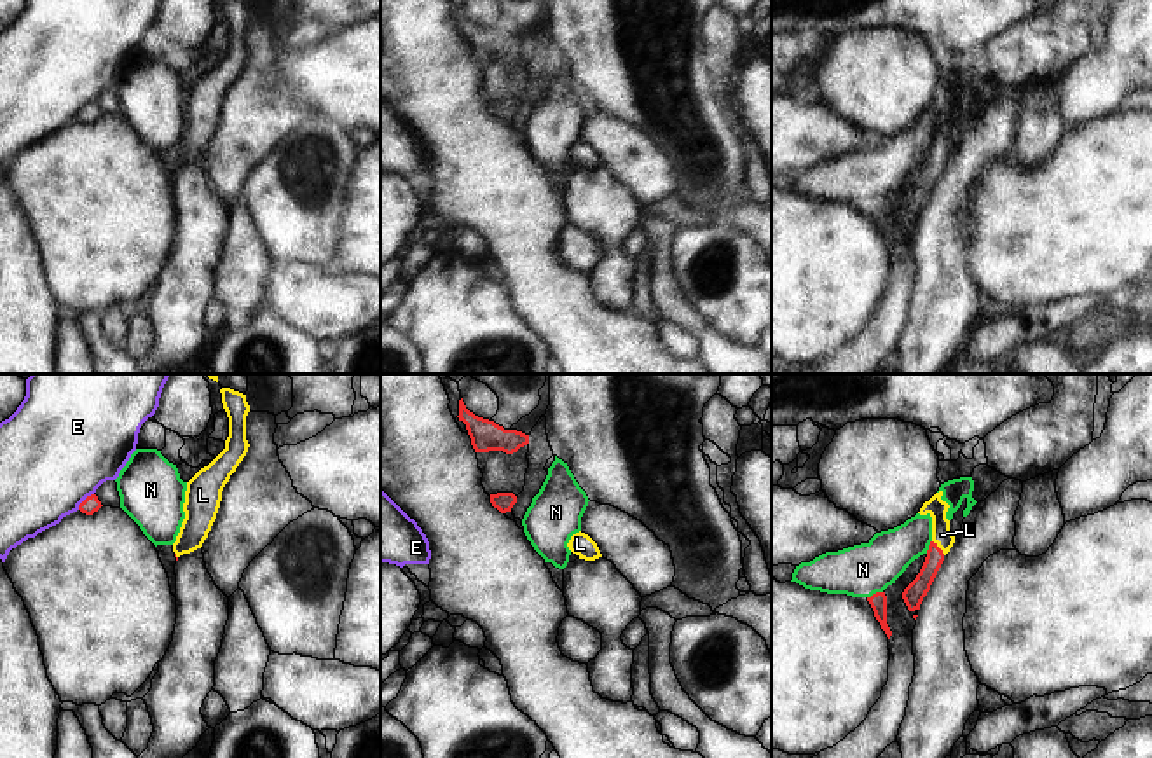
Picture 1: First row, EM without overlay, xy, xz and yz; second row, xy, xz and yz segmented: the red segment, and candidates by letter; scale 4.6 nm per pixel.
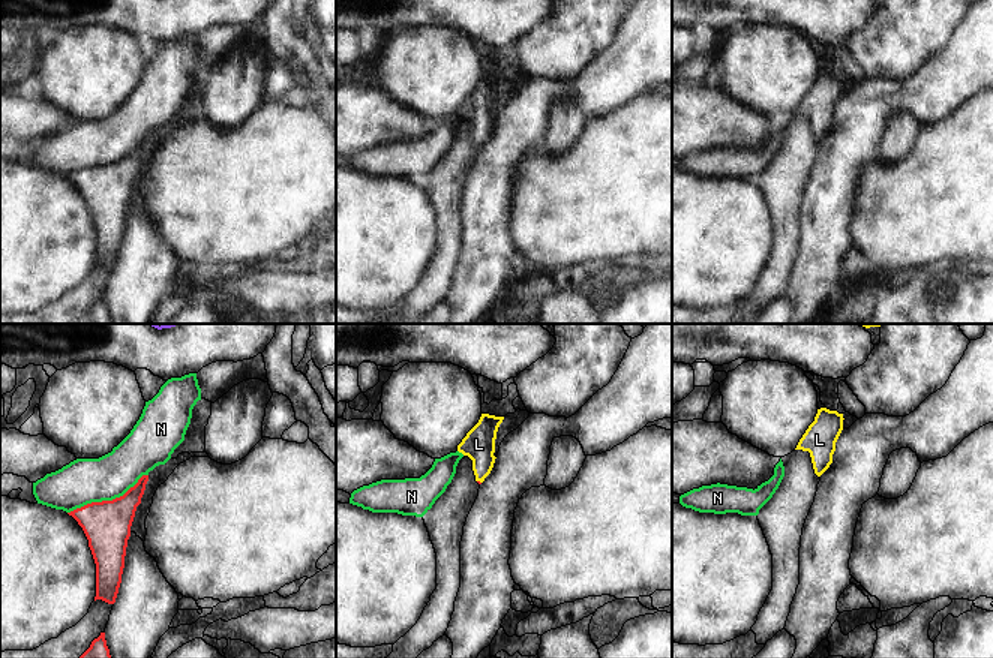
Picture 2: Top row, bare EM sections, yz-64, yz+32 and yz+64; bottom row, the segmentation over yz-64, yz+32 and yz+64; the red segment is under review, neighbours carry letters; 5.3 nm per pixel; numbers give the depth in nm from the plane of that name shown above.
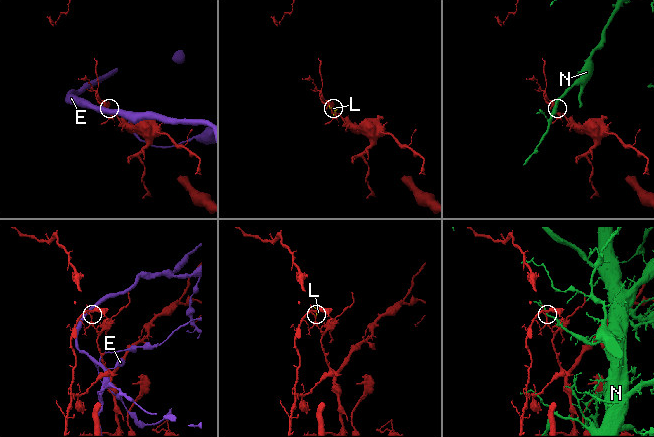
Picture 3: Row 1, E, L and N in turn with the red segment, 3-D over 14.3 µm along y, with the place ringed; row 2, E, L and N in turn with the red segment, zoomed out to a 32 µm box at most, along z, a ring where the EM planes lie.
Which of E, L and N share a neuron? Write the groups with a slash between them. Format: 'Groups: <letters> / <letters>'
Groups: E / L / N.

